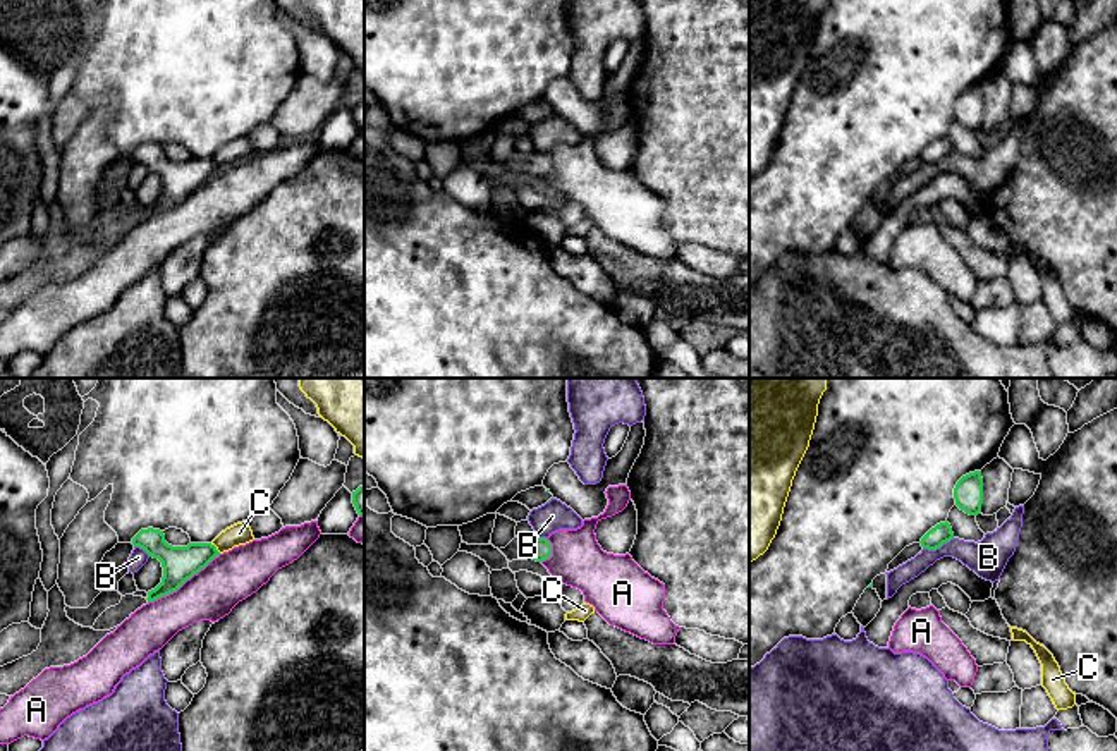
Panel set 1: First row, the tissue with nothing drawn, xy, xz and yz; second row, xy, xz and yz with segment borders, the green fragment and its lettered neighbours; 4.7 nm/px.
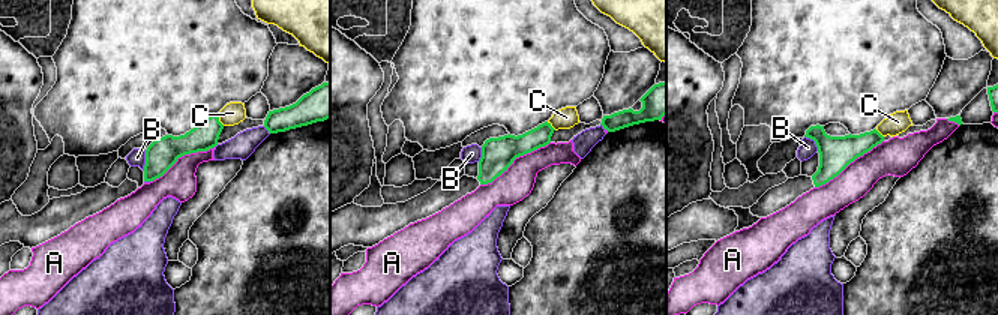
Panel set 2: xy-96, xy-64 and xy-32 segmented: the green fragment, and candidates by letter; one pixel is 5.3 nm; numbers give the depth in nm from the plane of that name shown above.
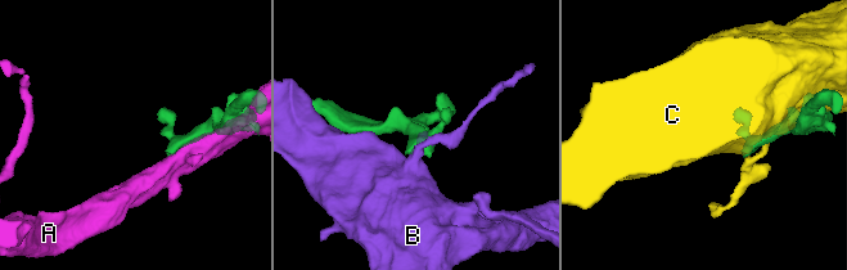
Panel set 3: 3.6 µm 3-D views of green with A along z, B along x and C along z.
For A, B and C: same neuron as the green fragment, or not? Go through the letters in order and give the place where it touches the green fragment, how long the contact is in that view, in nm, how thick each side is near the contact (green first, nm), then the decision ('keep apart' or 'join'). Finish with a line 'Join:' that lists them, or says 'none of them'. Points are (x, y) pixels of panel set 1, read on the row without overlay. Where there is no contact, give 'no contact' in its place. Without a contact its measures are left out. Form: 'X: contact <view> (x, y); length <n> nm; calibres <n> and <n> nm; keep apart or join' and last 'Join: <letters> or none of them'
A: contact xy (184, 196); length 420 nm; calibres 160 and 240 nm; keep apart
B: contact yz (937, 162); length 160 nm; calibres 90 and 180 nm; keep apart
C: contact xy (215, 162); length 70 nm; calibres 160 and 100 nm; keep apart
Join: none of them

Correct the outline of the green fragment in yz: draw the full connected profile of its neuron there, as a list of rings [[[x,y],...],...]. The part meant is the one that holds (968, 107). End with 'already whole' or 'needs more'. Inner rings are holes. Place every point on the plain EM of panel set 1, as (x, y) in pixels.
[[[981,86],[962,91],[954,103],[955,120],[969,131],[978,131],[983,119]]] | already whole

